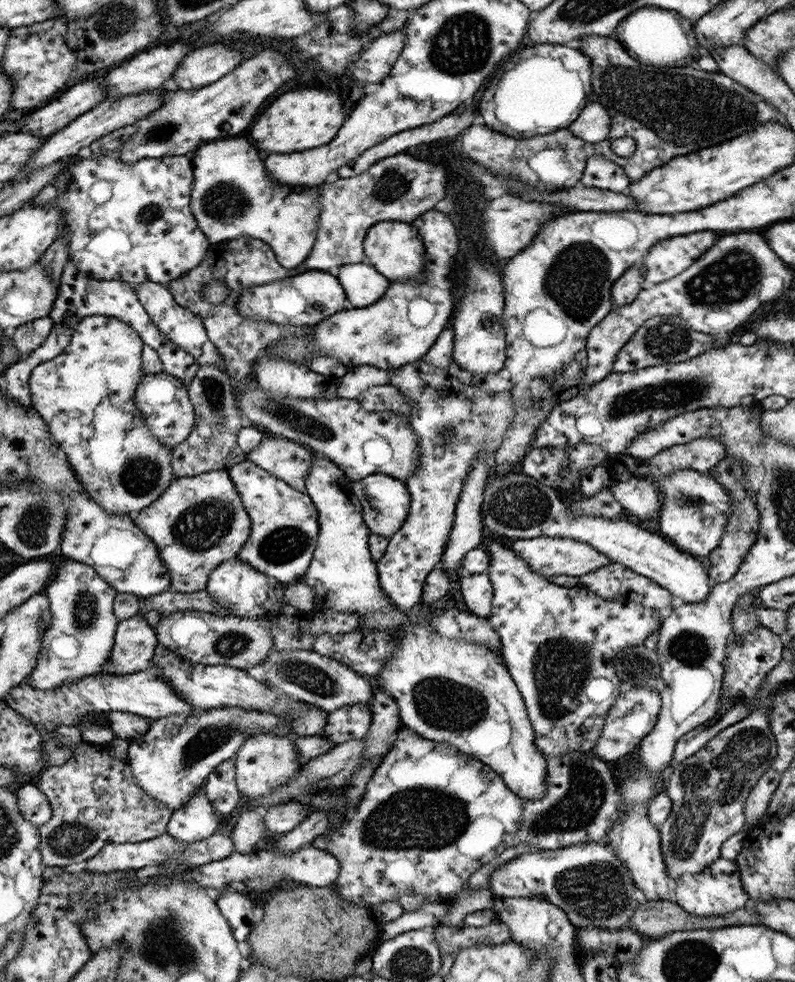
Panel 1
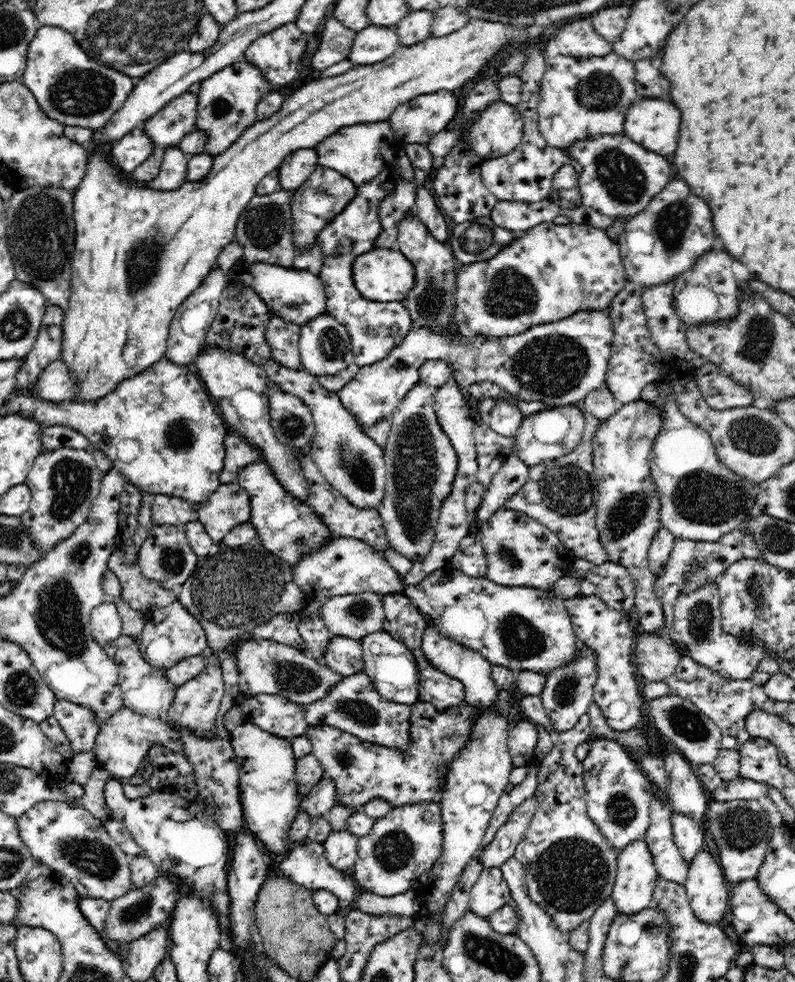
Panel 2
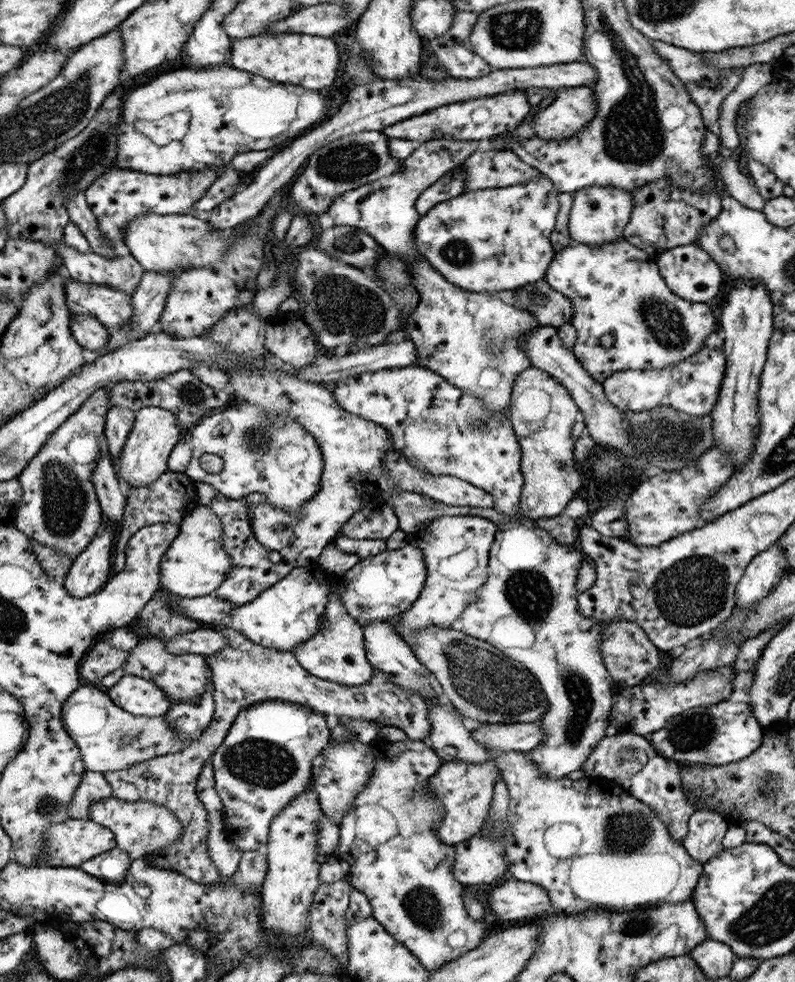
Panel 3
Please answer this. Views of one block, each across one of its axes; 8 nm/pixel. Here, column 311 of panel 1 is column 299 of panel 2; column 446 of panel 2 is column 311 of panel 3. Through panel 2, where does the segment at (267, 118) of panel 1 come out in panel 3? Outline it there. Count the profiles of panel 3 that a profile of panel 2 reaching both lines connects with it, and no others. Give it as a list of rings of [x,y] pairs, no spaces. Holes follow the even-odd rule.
[[[262,33],[253,37],[233,39],[232,64],[234,68],[266,77],[277,83],[298,85],[312,91],[332,86],[340,54],[334,40],[325,36],[300,33]]]

